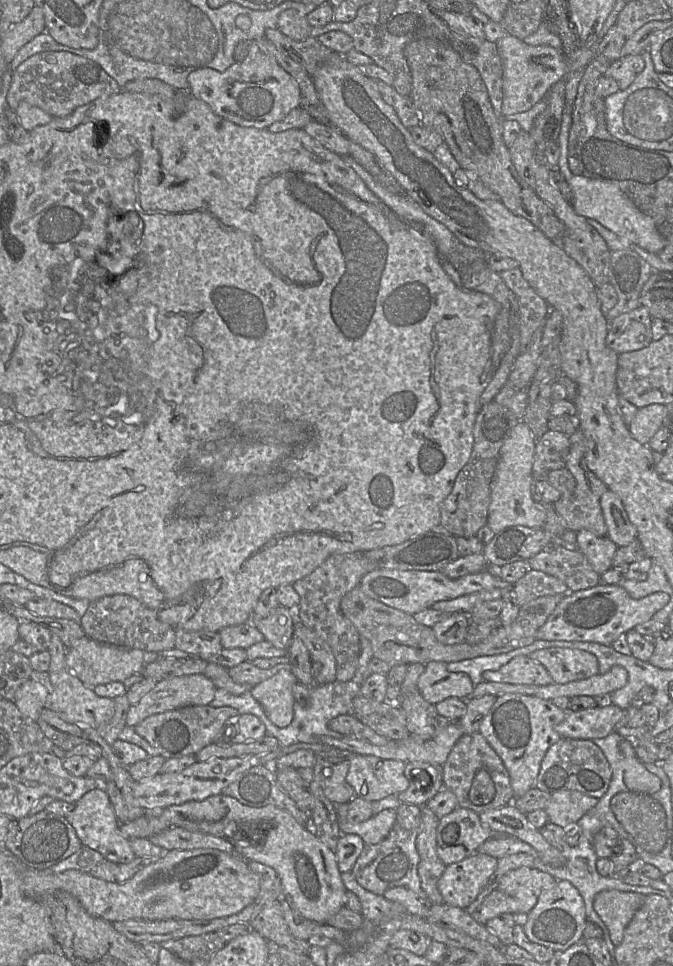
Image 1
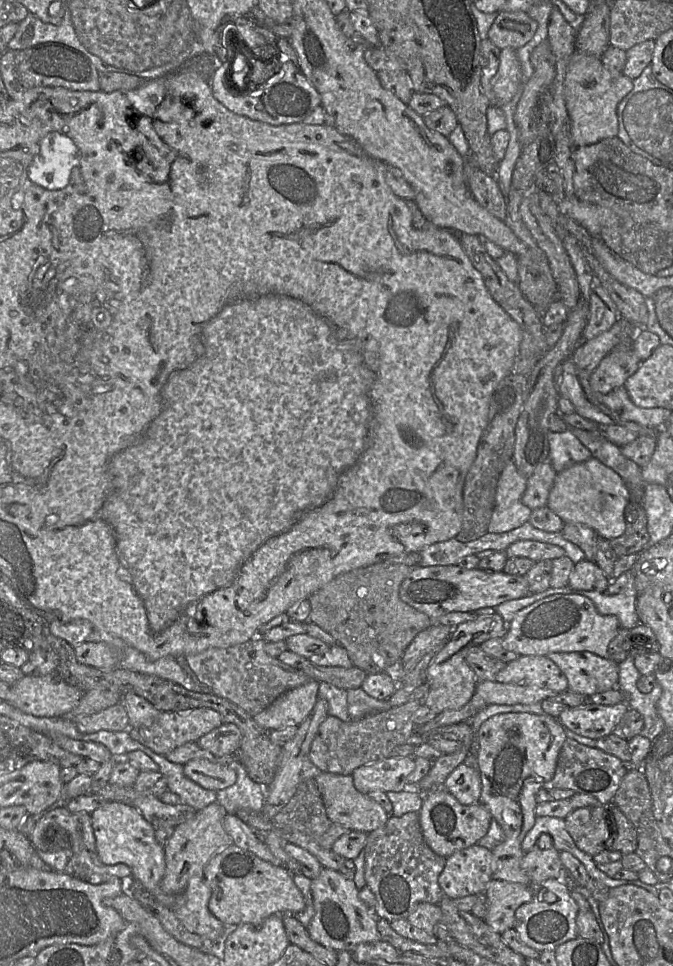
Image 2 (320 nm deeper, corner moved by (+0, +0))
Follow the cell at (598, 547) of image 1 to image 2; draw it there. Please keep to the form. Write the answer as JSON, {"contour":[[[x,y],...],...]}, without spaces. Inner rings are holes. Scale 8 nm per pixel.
{"contour":[[[583,559],[574,565],[568,586],[576,590],[604,593],[611,581],[595,562]]]}

